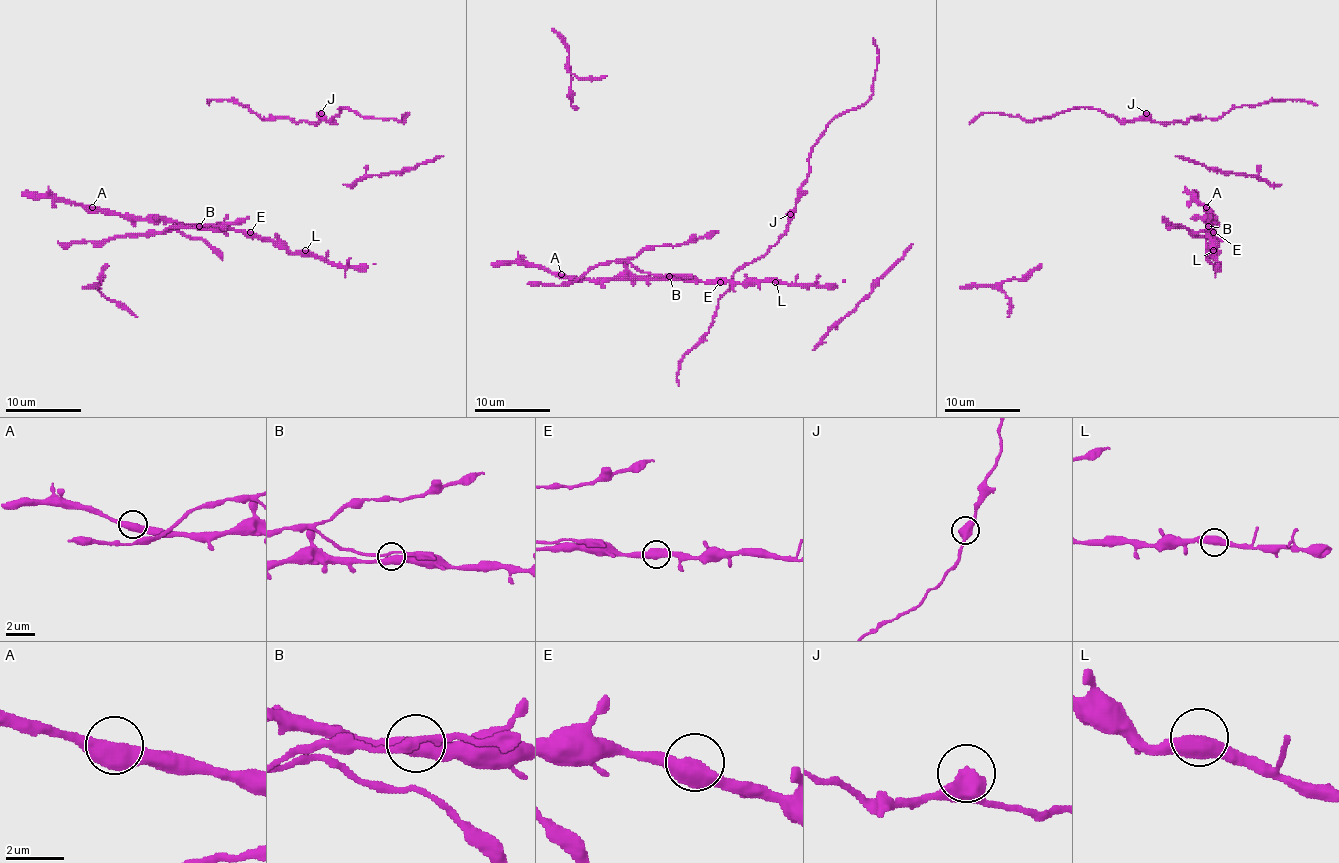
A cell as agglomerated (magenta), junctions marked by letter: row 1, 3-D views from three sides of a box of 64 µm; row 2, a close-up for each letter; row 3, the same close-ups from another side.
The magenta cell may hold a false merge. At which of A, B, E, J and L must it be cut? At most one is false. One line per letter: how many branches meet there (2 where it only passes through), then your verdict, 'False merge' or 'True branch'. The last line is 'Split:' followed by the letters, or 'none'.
A: Branches: 2. True branch
B: Branches: 2. True branch
E: Branches: 2. True branch
J: Branches: 2. False merge
L: Branches: 2. True branch
Split: J

